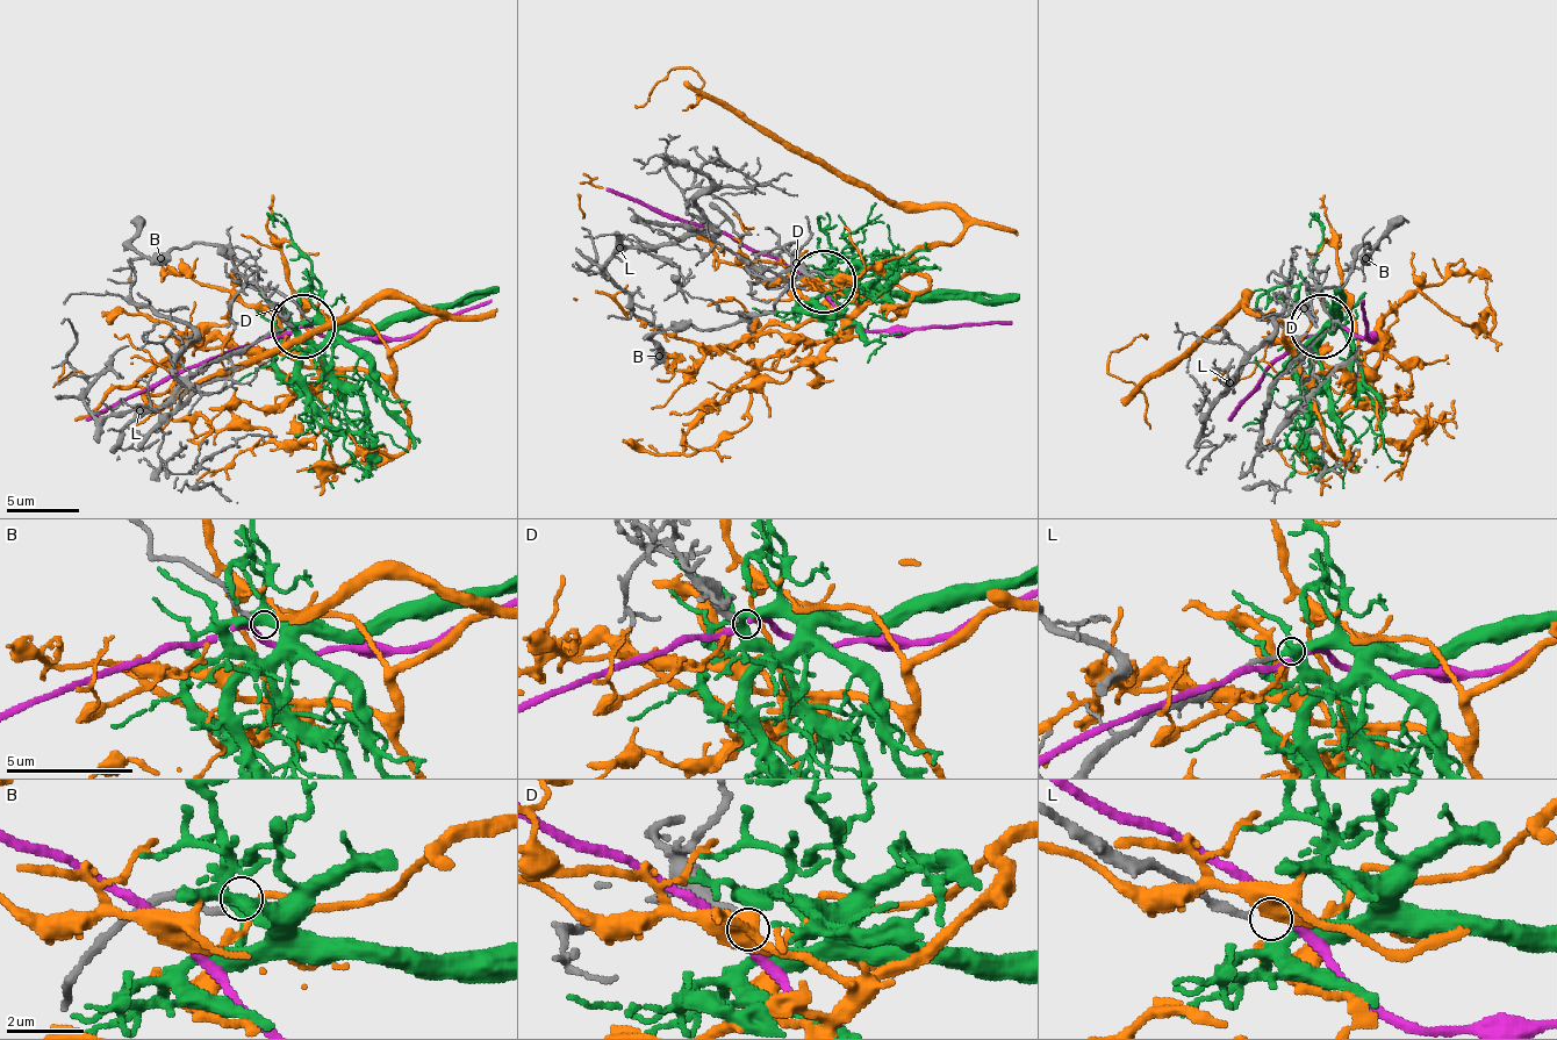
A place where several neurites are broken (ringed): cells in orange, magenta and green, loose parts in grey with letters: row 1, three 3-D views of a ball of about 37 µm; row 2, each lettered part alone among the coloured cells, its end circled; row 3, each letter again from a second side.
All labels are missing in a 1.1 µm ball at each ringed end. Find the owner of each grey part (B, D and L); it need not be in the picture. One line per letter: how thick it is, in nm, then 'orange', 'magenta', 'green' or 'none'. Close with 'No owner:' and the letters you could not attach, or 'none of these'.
B: 180 nm thick; orange
D: 320 nm thick; green
L: 170 nm thick; none
No owner: L

